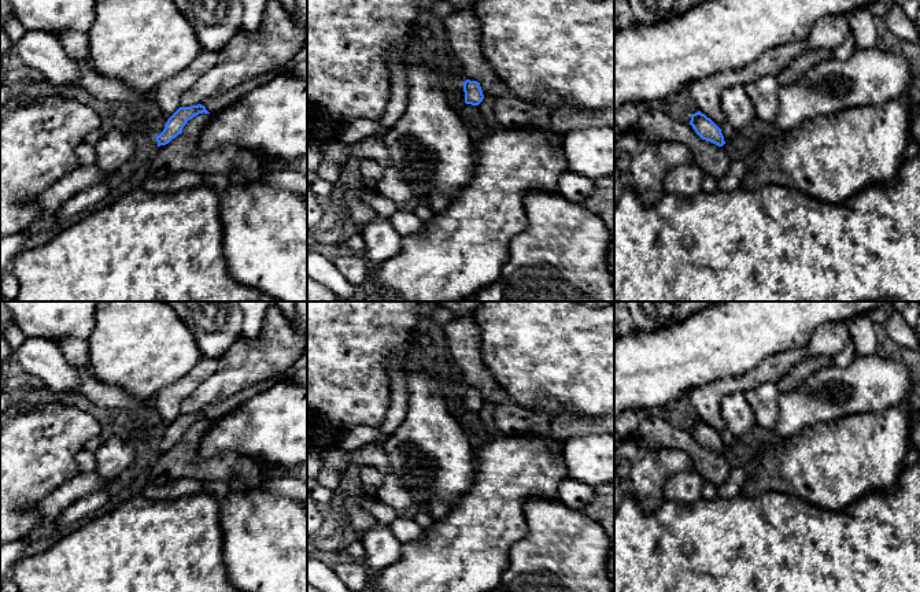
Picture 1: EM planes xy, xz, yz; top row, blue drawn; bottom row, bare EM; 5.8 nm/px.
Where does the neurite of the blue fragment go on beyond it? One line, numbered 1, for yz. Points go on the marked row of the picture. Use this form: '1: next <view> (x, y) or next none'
1: next none

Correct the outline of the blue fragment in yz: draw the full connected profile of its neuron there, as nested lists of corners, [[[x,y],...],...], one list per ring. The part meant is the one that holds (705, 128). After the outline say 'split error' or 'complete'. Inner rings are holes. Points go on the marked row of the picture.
[[[701,111],[691,115],[690,125],[702,140],[710,141],[718,147],[725,144],[721,129]]] | complete

